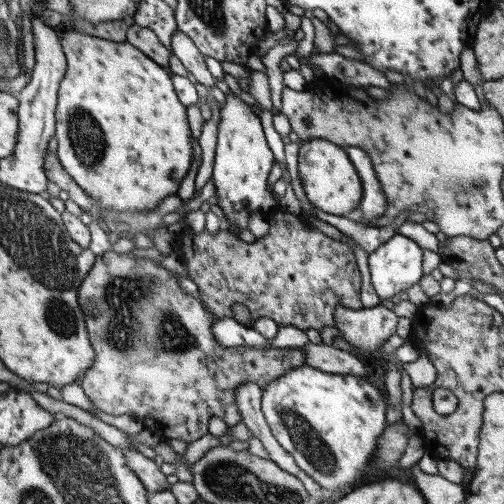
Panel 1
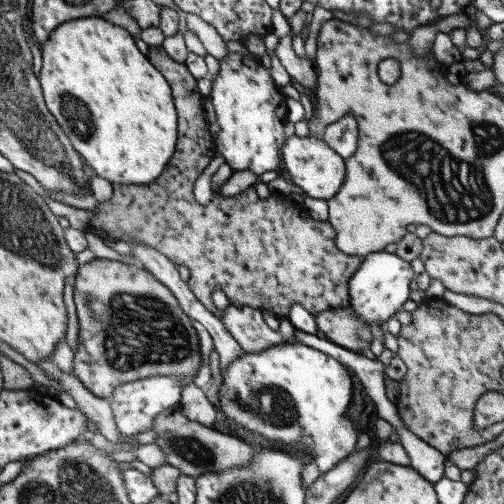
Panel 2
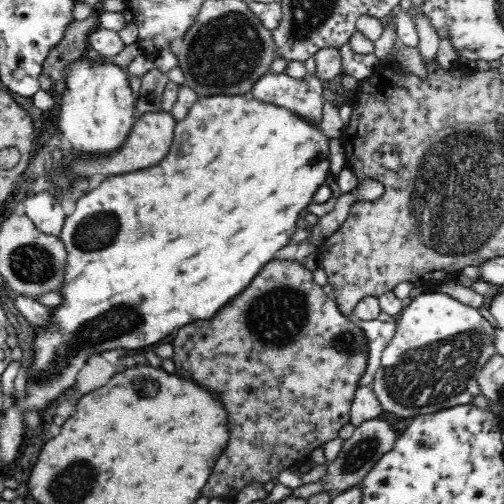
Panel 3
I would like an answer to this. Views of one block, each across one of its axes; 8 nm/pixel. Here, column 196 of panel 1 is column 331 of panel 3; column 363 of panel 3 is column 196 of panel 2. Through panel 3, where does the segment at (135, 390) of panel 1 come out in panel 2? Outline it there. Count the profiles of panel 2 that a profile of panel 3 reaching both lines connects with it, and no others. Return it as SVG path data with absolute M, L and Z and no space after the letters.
M93 260L79 266L77 276L73 280L73 302L79 318L79 342L73 354L73 376L93 396L109 400L123 384L133 384L157 376L179 380L181 392L189 384L193 384L193 378L203 364L199 336L193 326L193 320L183 312L171 290L161 284L151 272L147 272L141 264Z

